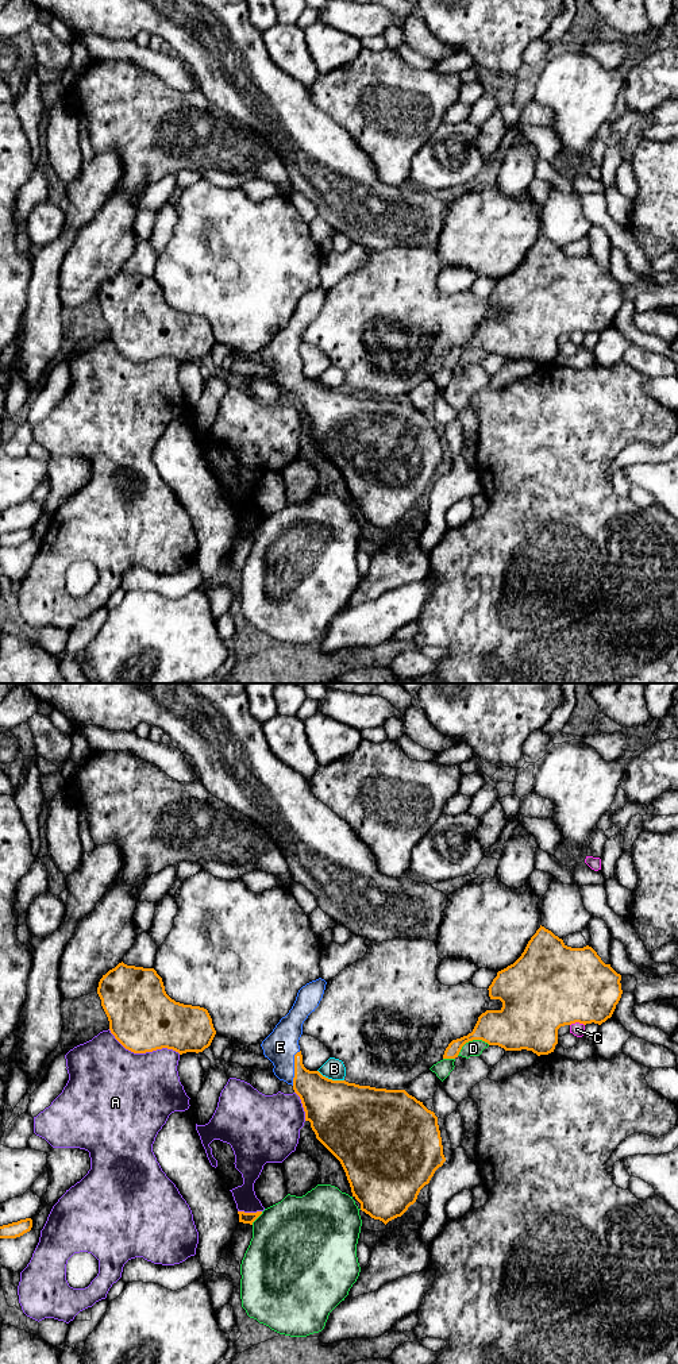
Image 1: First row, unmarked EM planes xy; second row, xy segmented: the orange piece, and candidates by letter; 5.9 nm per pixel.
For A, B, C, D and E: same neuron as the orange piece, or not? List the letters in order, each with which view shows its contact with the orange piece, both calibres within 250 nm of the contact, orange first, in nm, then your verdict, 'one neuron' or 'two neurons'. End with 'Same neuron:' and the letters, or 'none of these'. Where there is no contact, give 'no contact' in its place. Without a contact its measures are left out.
A: contact in xy; calibres 400 and 480 nm; two neurons
B: contact in xy; calibres 420 and 130 nm; two neurons
C: contact in xy; calibres 480 and 80 nm; two neurons
D: contact in xy; calibres 260 and 100 nm; two neurons
E: contact in xy; calibres 240 and 200 nm; one neuron
Same neuron: E

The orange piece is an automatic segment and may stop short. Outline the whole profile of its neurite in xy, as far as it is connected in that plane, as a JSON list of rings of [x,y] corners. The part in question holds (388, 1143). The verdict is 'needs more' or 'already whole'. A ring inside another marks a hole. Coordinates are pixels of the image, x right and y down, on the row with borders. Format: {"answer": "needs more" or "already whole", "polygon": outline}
{"answer": "needs more", "polygon": [[[319,978],[303,986],[289,1013],[261,1047],[274,1066],[274,1075],[292,1084],[300,1097],[316,1138],[340,1161],[361,1210],[386,1225],[416,1202],[420,1190],[446,1161],[438,1117],[405,1090],[332,1080],[304,1067],[298,1045],[303,1024],[319,1006],[325,985]]]}

